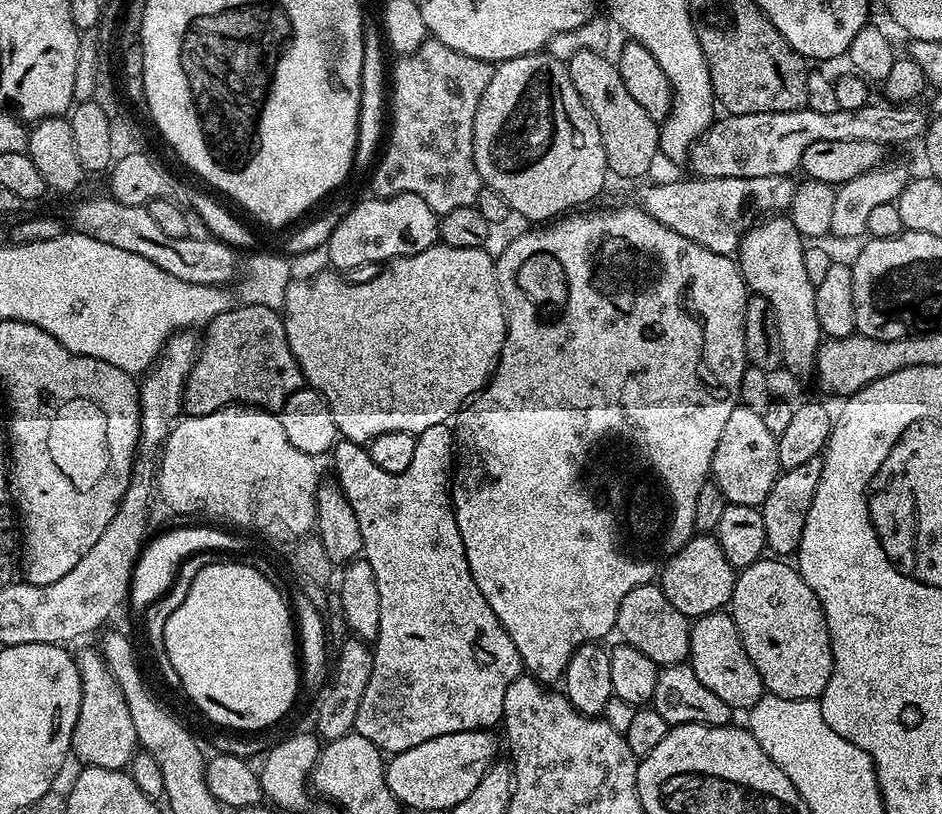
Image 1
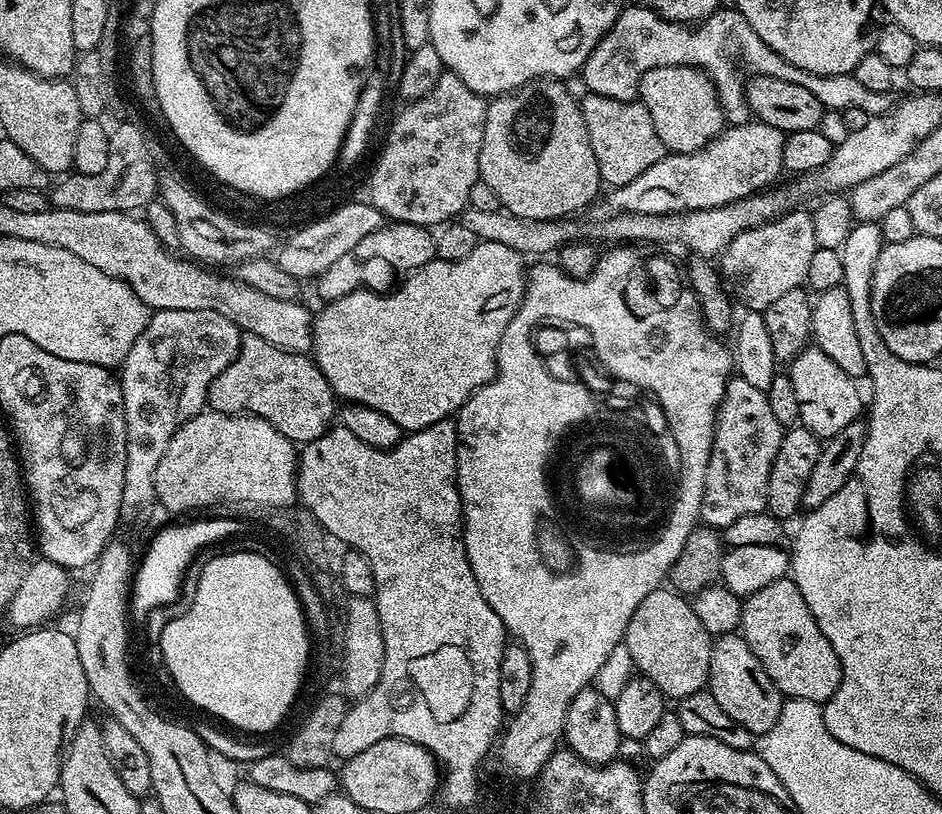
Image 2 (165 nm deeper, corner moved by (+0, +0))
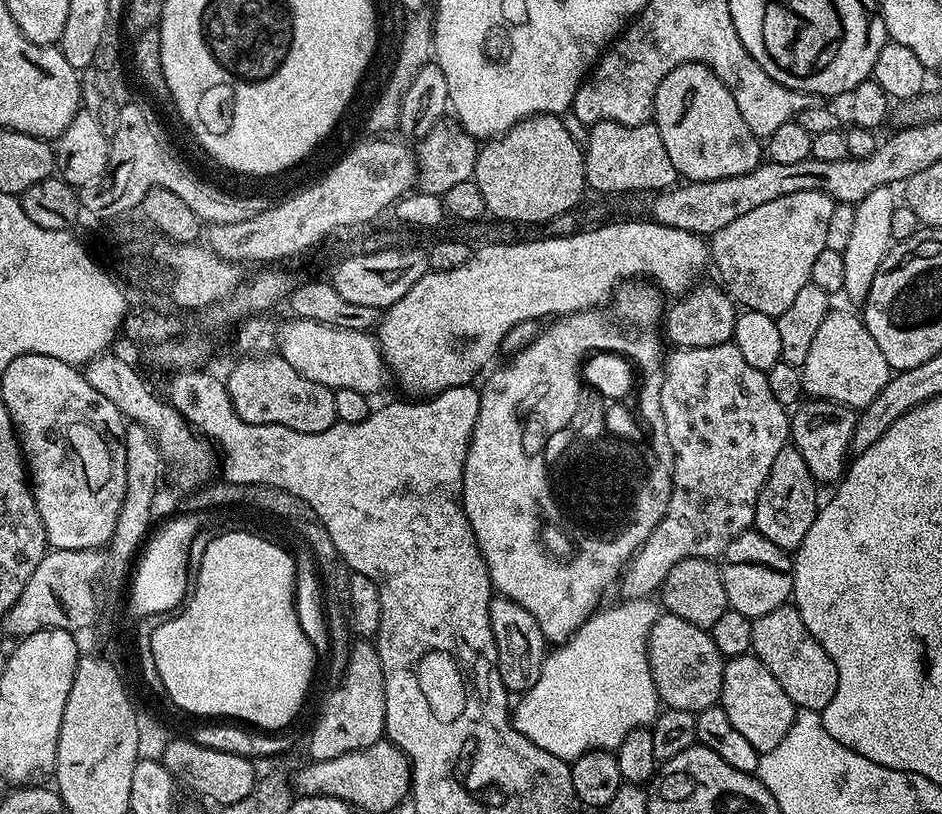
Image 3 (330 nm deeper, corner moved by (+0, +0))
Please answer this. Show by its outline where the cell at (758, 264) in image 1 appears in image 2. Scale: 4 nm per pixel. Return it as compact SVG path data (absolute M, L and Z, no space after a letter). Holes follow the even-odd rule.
M815 346L803 348L787 365L786 375L794 382L794 391L798 398L800 424L809 428L821 441L829 440L838 430L850 426L850 422L861 419L866 408L866 400L860 397L856 389L857 381L846 374L826 354Z

